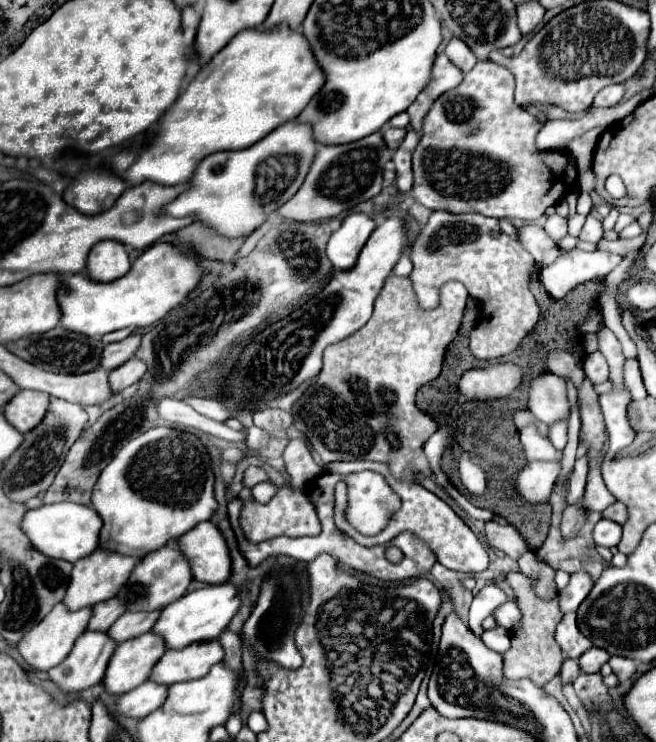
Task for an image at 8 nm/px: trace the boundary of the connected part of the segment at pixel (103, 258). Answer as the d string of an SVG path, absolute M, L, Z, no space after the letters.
M101 241L97 243L87 257L87 277L97 283L109 283L123 277L129 271L129 255L125 245L117 241Z

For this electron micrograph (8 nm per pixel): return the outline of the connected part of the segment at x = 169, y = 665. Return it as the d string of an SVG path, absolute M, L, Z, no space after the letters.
M219 639L205 643L191 643L179 651L167 651L151 671L151 679L157 683L173 685L177 681L201 679L209 669L225 657Z

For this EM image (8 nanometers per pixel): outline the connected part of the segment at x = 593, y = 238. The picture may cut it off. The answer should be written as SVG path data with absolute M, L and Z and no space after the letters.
M587 215L579 238L584 241L598 243L603 238L603 228L601 221L595 219L593 215Z

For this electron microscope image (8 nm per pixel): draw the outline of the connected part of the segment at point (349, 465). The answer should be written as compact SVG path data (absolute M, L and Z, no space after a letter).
M337 461L337 463L329 463L325 467L325 471L329 473L353 473L353 471L375 471L379 475L385 477L385 481L389 483L389 487L401 497L401 509L389 519L387 527L377 533L375 537L365 537L365 535L359 533L353 527L350 526L346 519L345 509L347 507L347 486L345 483L337 483L335 485L335 525L353 538L359 545L365 545L365 547L375 547L375 545L385 545L389 543L391 539L395 539L399 533L403 531L411 531L413 535L417 535L431 551L433 555L437 557L437 563L445 565L447 569L453 569L453 571L461 571L461 573L481 573L487 569L489 565L489 557L487 557L487 551L483 547L483 543L475 537L475 533L463 523L461 517L455 515L455 511L445 503L441 501L435 493L427 491L425 487L421 487L419 483L409 483L409 481L399 481L399 479L393 479L393 475L389 475L389 467L385 467L385 463L371 463L371 461Z

